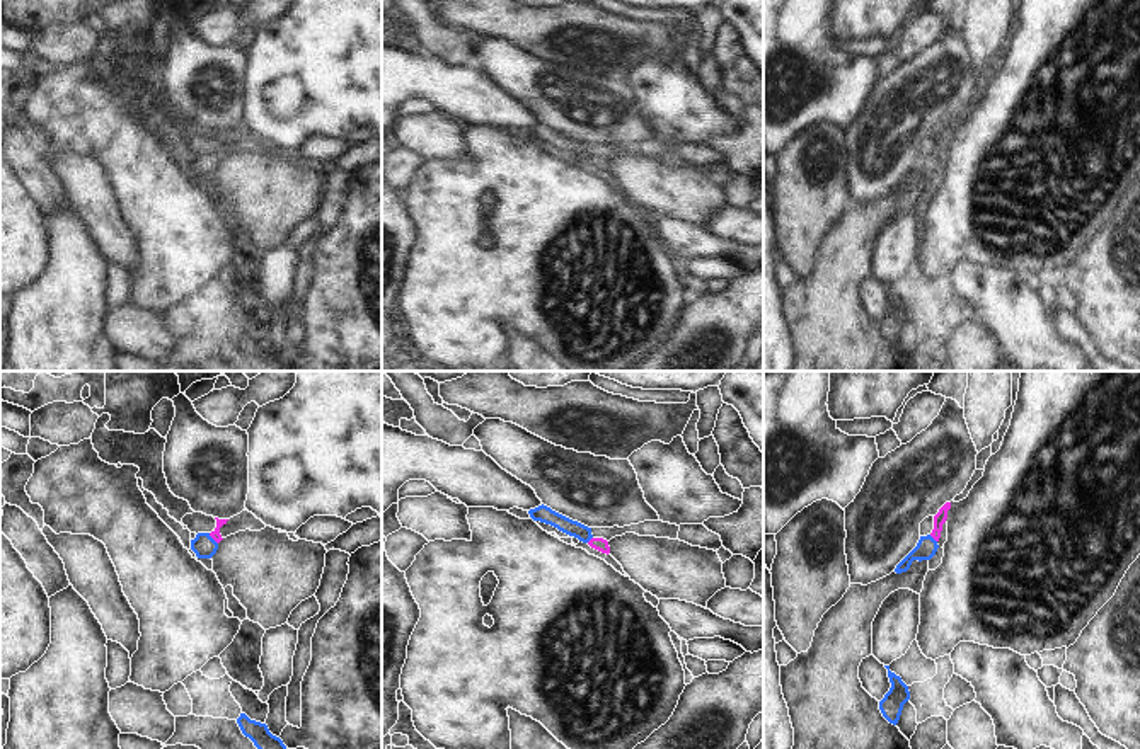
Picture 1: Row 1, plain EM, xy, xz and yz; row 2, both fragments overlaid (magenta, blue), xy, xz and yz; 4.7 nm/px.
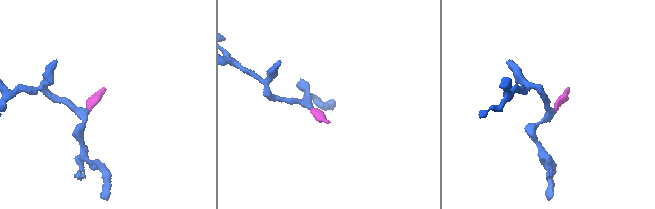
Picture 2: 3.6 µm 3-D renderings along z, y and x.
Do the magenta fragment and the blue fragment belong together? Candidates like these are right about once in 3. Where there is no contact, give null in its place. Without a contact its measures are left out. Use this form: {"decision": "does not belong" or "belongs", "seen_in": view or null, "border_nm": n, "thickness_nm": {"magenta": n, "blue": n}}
{"decision": "belongs", "seen_in": "xy", "border_nm": 70, "thickness_nm": {"magenta": 50, "blue": 110}}

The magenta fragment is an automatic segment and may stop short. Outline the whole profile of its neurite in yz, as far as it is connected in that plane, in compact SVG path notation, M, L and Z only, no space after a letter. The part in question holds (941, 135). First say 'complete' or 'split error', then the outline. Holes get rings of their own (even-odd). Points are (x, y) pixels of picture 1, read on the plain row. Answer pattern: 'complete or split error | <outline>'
split error | M946 121L939 131L934 134L934 148L930 153L927 155L920 155L917 165L896 184L895 191L896 192L901 192L901 191L907 191L912 184L913 179L930 179L939 163L939 157L941 157L941 150L942 150L942 143L946 141L947 138L947 129L951 128L951 121Z

